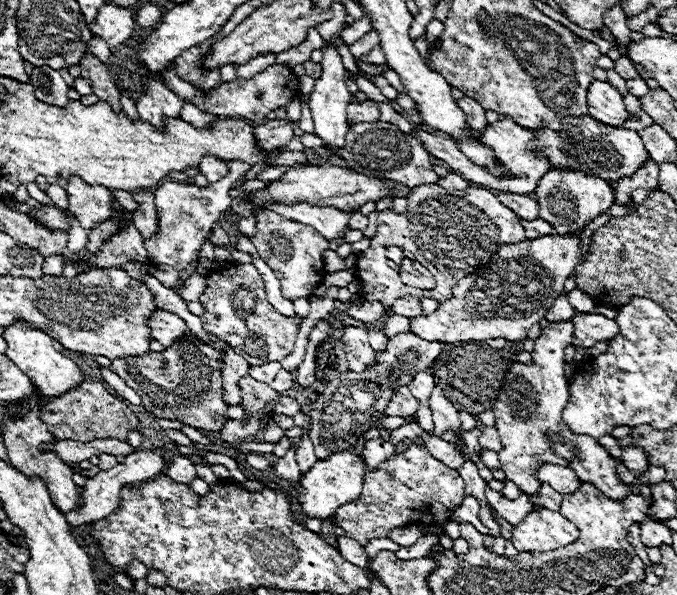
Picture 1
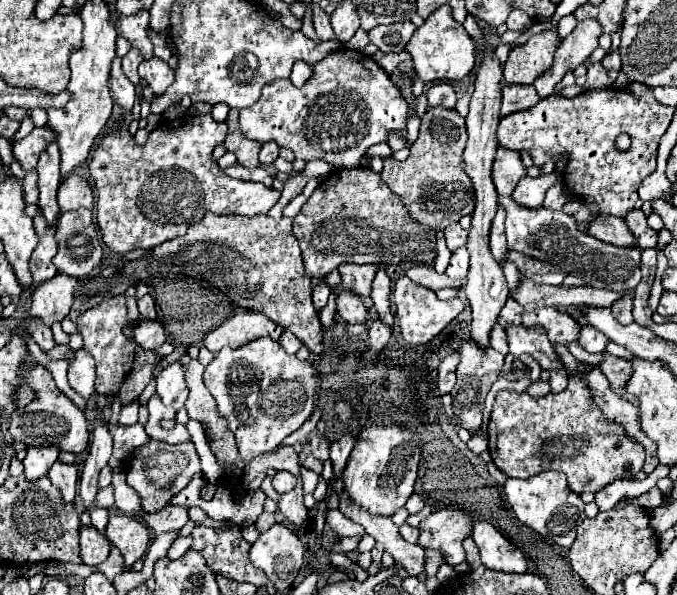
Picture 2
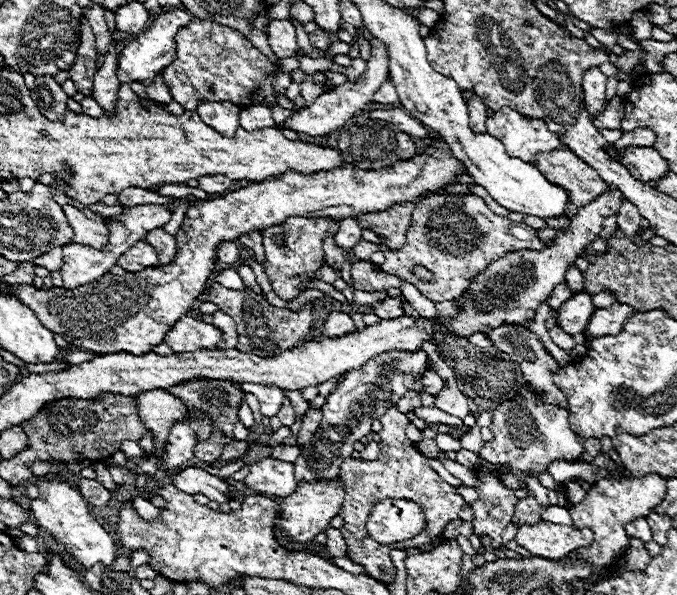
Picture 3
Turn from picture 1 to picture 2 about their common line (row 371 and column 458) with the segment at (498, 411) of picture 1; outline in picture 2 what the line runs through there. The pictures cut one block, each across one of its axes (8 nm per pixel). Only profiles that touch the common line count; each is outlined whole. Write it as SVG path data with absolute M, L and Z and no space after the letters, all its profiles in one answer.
M460 508L434 510L426 520L420 522L418 544L422 548L438 550L450 566L466 560L462 540L472 532L472 520Z

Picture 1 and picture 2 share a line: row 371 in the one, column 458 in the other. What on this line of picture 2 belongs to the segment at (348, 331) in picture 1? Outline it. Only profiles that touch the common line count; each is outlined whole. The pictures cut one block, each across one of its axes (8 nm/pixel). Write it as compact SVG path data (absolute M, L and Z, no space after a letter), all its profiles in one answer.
M454 352L454 354L446 356L440 362L440 366L438 366L438 390L440 390L440 394L446 394L454 388L454 384L456 384L456 366L460 362L458 358L460 358L460 354Z

